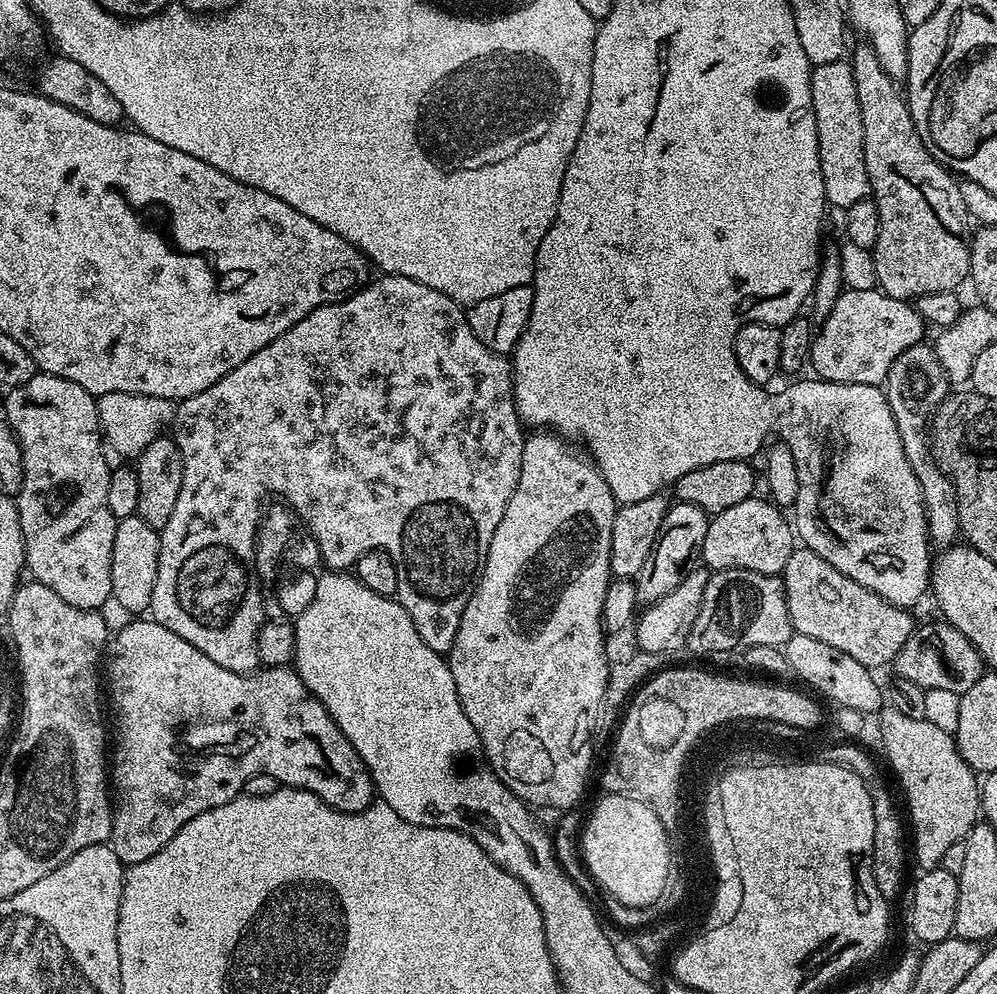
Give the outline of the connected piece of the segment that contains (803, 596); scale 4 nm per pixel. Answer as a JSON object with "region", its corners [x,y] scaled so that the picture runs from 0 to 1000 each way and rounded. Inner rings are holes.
{"region":[[[799,550],[788,565],[784,576],[786,585],[786,597],[788,598],[788,614],[792,618],[795,637],[803,636],[812,642],[820,642],[820,646],[828,646],[828,650],[837,650],[837,654],[845,654],[845,658],[853,658],[865,666],[865,670],[882,674],[886,668],[894,669],[899,663],[901,654],[914,641],[917,635],[915,628],[915,616],[910,612],[902,612],[893,606],[889,606],[881,598],[866,592],[857,586],[857,581],[849,581],[828,561],[816,557],[811,551]]]}

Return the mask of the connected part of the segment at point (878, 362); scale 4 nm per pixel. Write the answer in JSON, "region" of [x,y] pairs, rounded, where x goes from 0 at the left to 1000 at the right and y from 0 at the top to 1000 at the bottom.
{"region":[[[882,289],[873,292],[857,292],[847,290],[836,311],[830,318],[825,319],[826,331],[817,335],[814,344],[814,357],[812,359],[812,370],[815,370],[817,377],[824,382],[831,382],[838,386],[878,386],[886,387],[891,380],[891,373],[901,360],[913,348],[924,345],[928,341],[927,333],[929,327],[926,320],[919,315],[918,309],[910,302],[893,300]]]}

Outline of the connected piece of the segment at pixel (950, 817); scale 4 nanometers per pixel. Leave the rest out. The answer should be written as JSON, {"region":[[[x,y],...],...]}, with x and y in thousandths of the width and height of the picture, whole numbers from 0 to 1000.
{"region":[[[894,710],[884,711],[881,717],[881,723],[883,723],[883,744],[887,747],[887,757],[891,760],[891,769],[895,772],[897,780],[903,784],[903,793],[907,796],[907,801],[911,804],[911,817],[915,820],[915,833],[913,829],[913,841],[919,844],[919,861],[917,857],[917,865],[924,870],[924,874],[930,875],[933,873],[942,873],[945,867],[945,859],[949,859],[949,855],[952,851],[957,851],[957,847],[967,845],[971,840],[971,836],[981,828],[981,822],[984,820],[983,816],[983,785],[981,784],[980,778],[976,777],[975,772],[971,770],[965,763],[965,759],[961,755],[959,749],[958,739],[949,734],[945,734],[942,730],[937,730],[937,726],[932,724],[921,722],[912,722],[910,718],[905,718],[905,714],[896,712]]]}

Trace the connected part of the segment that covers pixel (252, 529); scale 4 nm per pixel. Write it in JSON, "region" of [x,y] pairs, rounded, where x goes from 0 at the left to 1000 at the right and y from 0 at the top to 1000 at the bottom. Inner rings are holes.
{"region":[[[392,276],[380,280],[382,282],[374,281],[338,306],[328,306],[307,316],[303,324],[291,328],[287,336],[275,340],[275,344],[259,352],[259,356],[247,360],[243,368],[231,372],[222,382],[215,384],[215,388],[177,406],[177,421],[171,428],[171,438],[185,462],[183,493],[179,493],[179,506],[171,517],[171,525],[159,532],[158,577],[154,581],[150,620],[166,630],[166,634],[175,634],[179,642],[187,642],[191,650],[203,654],[203,658],[219,666],[219,670],[227,670],[227,674],[252,678],[261,668],[257,643],[267,621],[263,585],[257,577],[257,533],[263,518],[261,505],[265,495],[282,495],[282,502],[317,542],[321,563],[329,566],[330,572],[352,572],[357,563],[373,551],[391,556],[399,565],[403,607],[409,613],[419,638],[423,638],[431,654],[447,658],[455,650],[459,626],[463,626],[467,606],[471,606],[487,569],[491,541],[495,541],[495,533],[499,533],[499,525],[504,525],[508,505],[512,505],[512,497],[516,497],[520,489],[528,435],[514,399],[511,359],[483,348],[483,344],[475,340],[475,332],[471,332],[466,311],[447,296],[431,288],[423,288],[423,284],[415,284],[415,280]]]}

